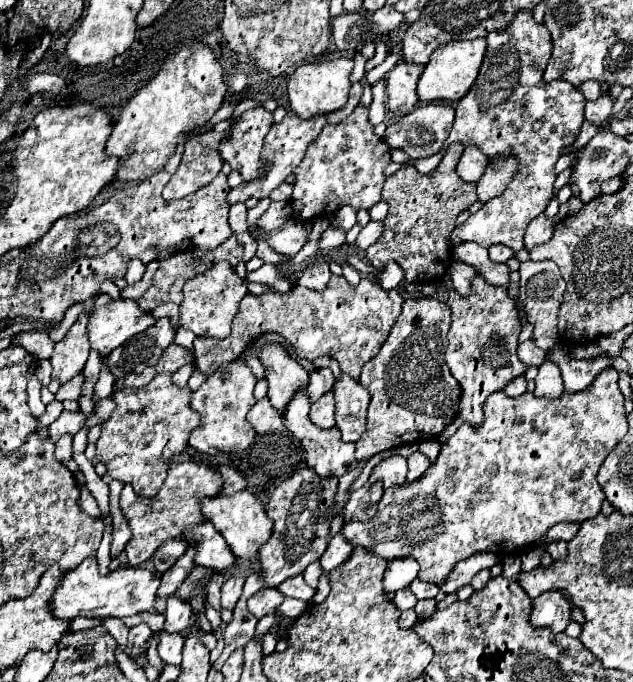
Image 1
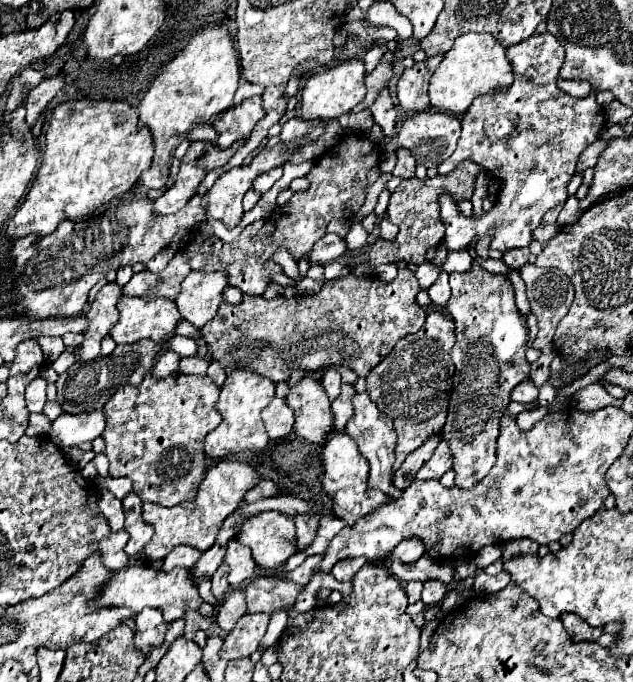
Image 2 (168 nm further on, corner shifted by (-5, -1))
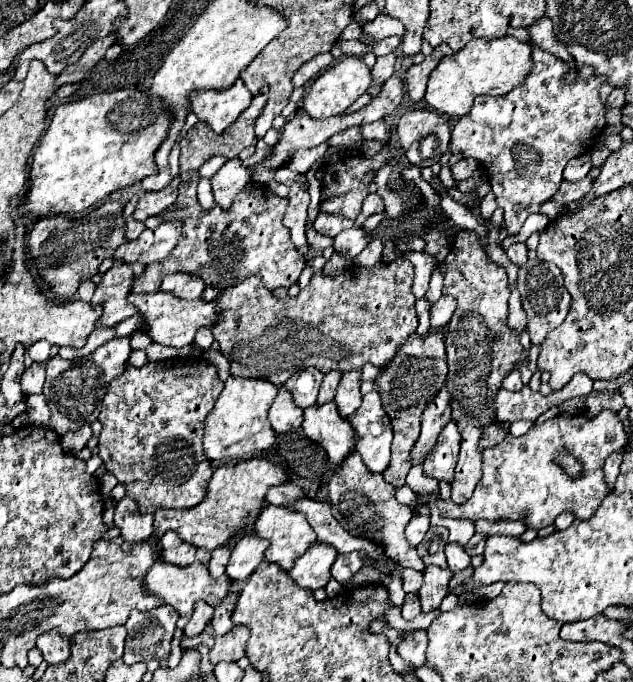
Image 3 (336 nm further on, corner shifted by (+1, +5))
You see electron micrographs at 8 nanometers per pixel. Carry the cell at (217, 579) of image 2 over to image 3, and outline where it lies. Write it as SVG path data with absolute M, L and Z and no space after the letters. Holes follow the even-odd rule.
M219 548L213 552L213 558L211 562L207 564L211 576L219 578L225 574L225 568L227 568L227 562L229 562L229 556L231 556L231 548Z

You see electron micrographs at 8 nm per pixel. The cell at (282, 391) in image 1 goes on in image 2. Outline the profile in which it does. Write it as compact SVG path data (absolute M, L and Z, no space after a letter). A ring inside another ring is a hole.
M305 376L289 388L285 400L295 412L295 434L313 444L325 442L325 430L333 430L333 416L329 410L331 402L325 396L321 382Z

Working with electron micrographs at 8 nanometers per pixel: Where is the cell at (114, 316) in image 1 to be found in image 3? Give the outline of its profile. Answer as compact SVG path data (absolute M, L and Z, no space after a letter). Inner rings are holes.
M151 292L151 294L131 294L129 302L133 306L139 308L141 314L145 314L145 322L147 328L145 332L151 336L153 342L157 344L165 344L165 346L173 346L173 348L183 348L193 344L195 334L199 328L203 326L215 326L219 322L219 312L217 312L217 304L213 302L203 302L203 300L179 300L175 296L171 296L169 292Z

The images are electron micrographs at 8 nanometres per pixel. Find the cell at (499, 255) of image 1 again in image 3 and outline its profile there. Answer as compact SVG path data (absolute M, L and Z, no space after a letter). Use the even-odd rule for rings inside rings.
M513 244L509 250L507 250L507 256L509 260L515 264L515 266L523 266L527 262L527 246L525 244Z

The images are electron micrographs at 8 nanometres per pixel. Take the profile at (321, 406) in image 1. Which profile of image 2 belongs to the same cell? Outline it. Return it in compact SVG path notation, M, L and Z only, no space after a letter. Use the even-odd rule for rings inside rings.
M341 384L341 394L331 402L335 430L345 430L347 420L353 416L353 404L351 404L353 394L355 394L355 388L351 384Z

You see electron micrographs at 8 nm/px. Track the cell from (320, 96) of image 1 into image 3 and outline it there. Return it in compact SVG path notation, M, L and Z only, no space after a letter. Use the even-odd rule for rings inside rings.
M347 56L329 70L325 70L313 84L307 96L303 98L303 106L311 118L327 118L335 114L343 114L359 96L363 96L371 86L371 70L357 56Z

